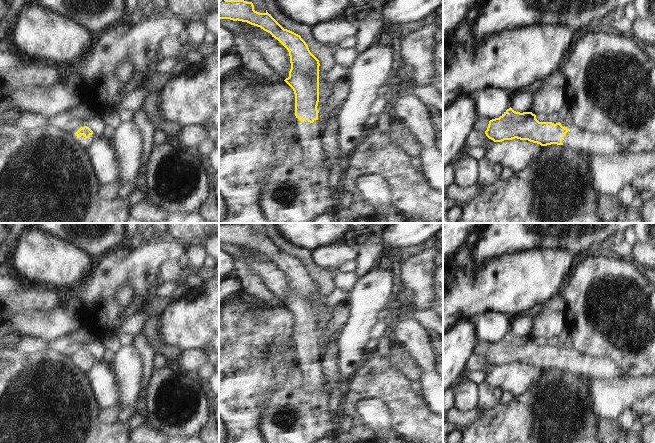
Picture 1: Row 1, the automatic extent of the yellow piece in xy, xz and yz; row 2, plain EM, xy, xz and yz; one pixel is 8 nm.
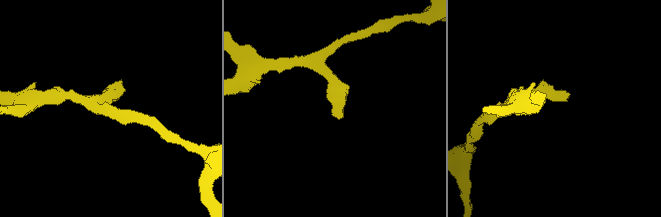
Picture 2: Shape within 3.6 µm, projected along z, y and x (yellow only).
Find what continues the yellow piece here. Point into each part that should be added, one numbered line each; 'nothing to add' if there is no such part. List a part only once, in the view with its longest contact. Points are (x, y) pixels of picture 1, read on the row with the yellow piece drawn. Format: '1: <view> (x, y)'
1: xz (309, 134)

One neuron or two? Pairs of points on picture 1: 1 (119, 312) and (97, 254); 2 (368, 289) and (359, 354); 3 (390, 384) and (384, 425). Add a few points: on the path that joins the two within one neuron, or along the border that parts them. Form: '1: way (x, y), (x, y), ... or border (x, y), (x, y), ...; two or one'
1: border (107, 254), (97, 263); two
2: way (365, 305), (363, 317), (359, 325), (359, 338); one
3: border (364, 399), (382, 400), (392, 413), (393, 428); two

